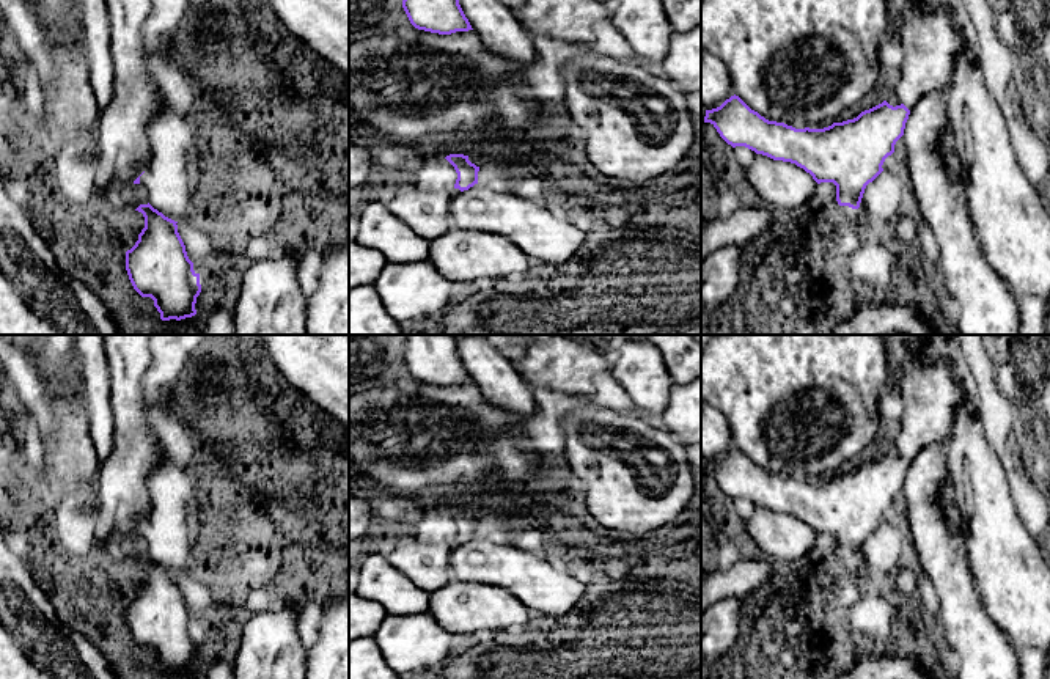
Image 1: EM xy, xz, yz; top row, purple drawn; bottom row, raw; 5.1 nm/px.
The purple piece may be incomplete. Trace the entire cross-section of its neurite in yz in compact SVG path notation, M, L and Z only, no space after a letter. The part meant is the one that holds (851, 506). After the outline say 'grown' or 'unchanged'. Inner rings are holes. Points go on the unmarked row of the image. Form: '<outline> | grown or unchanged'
M734 446L720 459L706 462L704 475L710 475L732 500L745 498L773 512L795 516L810 525L817 536L833 534L838 556L858 561L866 538L883 523L885 511L894 505L896 494L904 487L909 467L910 462L904 456L893 459L883 453L854 472L833 475L824 481L795 481L784 475L765 472Z | unchanged

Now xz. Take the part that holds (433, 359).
M407 335L402 360L418 382L439 387L473 382L454 335Z | unchanged

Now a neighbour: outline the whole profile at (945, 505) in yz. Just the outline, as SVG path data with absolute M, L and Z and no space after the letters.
M946 478L937 490L935 506L938 514L946 520L948 528L954 541L959 544L960 552L962 547L962 520L959 517L957 508L951 494L951 481Z

